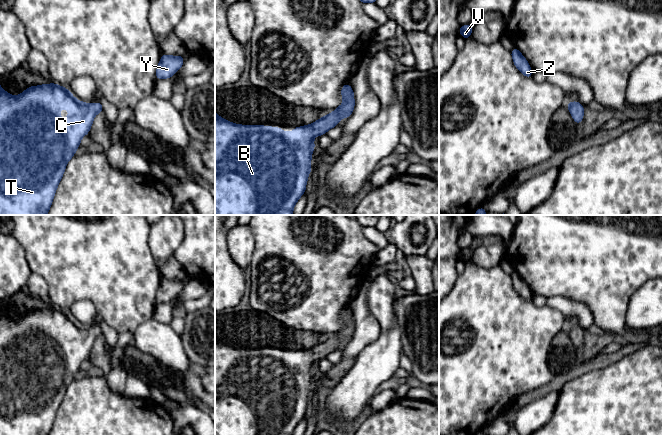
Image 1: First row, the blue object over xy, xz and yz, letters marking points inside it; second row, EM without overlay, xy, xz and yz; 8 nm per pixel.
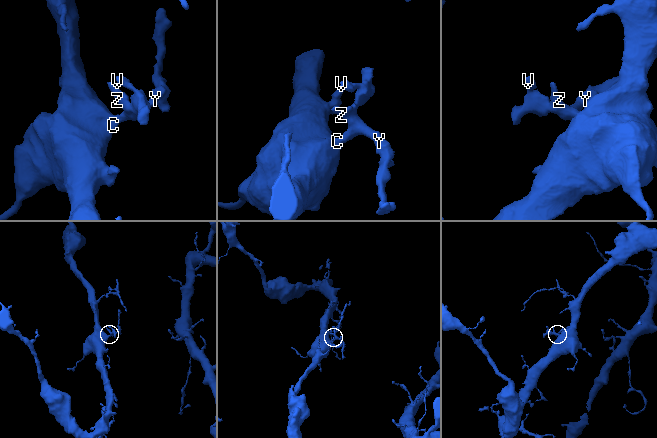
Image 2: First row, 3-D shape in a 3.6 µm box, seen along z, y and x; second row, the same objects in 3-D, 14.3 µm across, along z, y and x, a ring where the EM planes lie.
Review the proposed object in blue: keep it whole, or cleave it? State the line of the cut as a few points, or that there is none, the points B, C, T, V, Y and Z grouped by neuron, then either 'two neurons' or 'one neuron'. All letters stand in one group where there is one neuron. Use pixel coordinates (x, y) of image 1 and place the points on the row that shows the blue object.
no cut | B C T V Y Z | one neuron

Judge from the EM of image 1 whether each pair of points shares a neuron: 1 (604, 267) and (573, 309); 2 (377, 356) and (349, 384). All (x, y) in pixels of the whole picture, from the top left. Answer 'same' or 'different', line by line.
1: different
2: same

